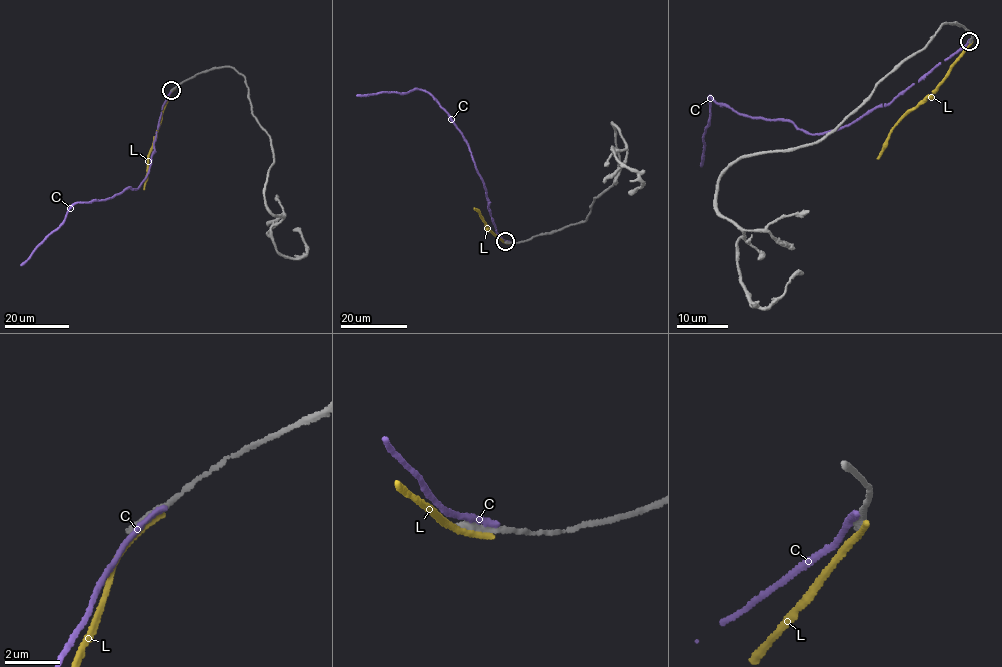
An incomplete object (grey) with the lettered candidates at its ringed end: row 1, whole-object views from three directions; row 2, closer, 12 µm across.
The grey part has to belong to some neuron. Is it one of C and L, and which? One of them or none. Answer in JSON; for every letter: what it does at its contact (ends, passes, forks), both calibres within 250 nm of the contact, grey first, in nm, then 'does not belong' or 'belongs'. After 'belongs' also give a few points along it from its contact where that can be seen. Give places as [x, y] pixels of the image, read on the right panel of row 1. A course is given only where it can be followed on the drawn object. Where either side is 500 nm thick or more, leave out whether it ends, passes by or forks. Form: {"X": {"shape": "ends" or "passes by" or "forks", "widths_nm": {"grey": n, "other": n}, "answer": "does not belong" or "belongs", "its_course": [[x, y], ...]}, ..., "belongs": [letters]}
{"C": {"shape": "ends", "widths_nm": {"grey": 360, "other": 260}, "answer": "does not belong"}, "L": {"shape": "ends", "widths_nm": {"grey": 340, "other": 260}, "answer": "does not belong"}, "belongs": []}

